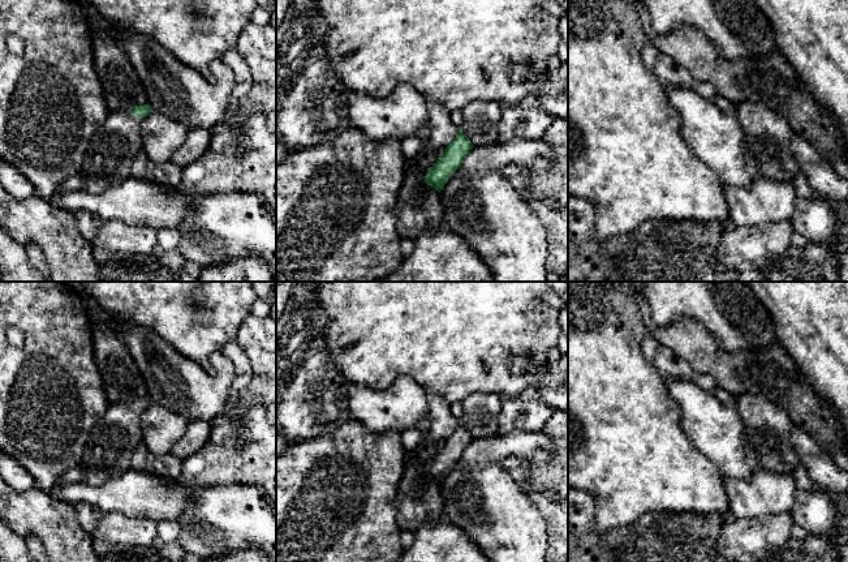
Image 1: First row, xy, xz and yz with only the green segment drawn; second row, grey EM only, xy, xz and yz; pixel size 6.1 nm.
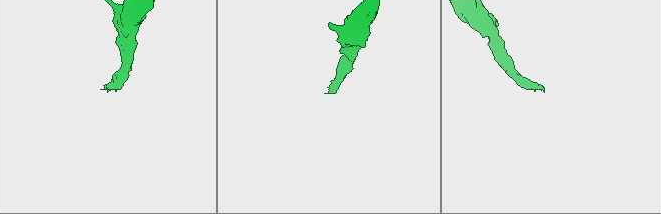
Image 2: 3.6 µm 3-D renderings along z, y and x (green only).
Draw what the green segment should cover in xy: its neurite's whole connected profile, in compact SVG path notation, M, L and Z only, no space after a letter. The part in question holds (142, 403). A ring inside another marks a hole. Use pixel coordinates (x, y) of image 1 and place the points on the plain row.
M143 396L109 404L82 450L82 484L100 486L130 469L132 455L143 438L141 413L151 403L148 396Z

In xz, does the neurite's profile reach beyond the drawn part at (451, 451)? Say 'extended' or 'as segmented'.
as segmented

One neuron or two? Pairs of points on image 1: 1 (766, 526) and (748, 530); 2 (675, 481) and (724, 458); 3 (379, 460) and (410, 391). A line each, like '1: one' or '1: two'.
1: one
2: two
3: two

